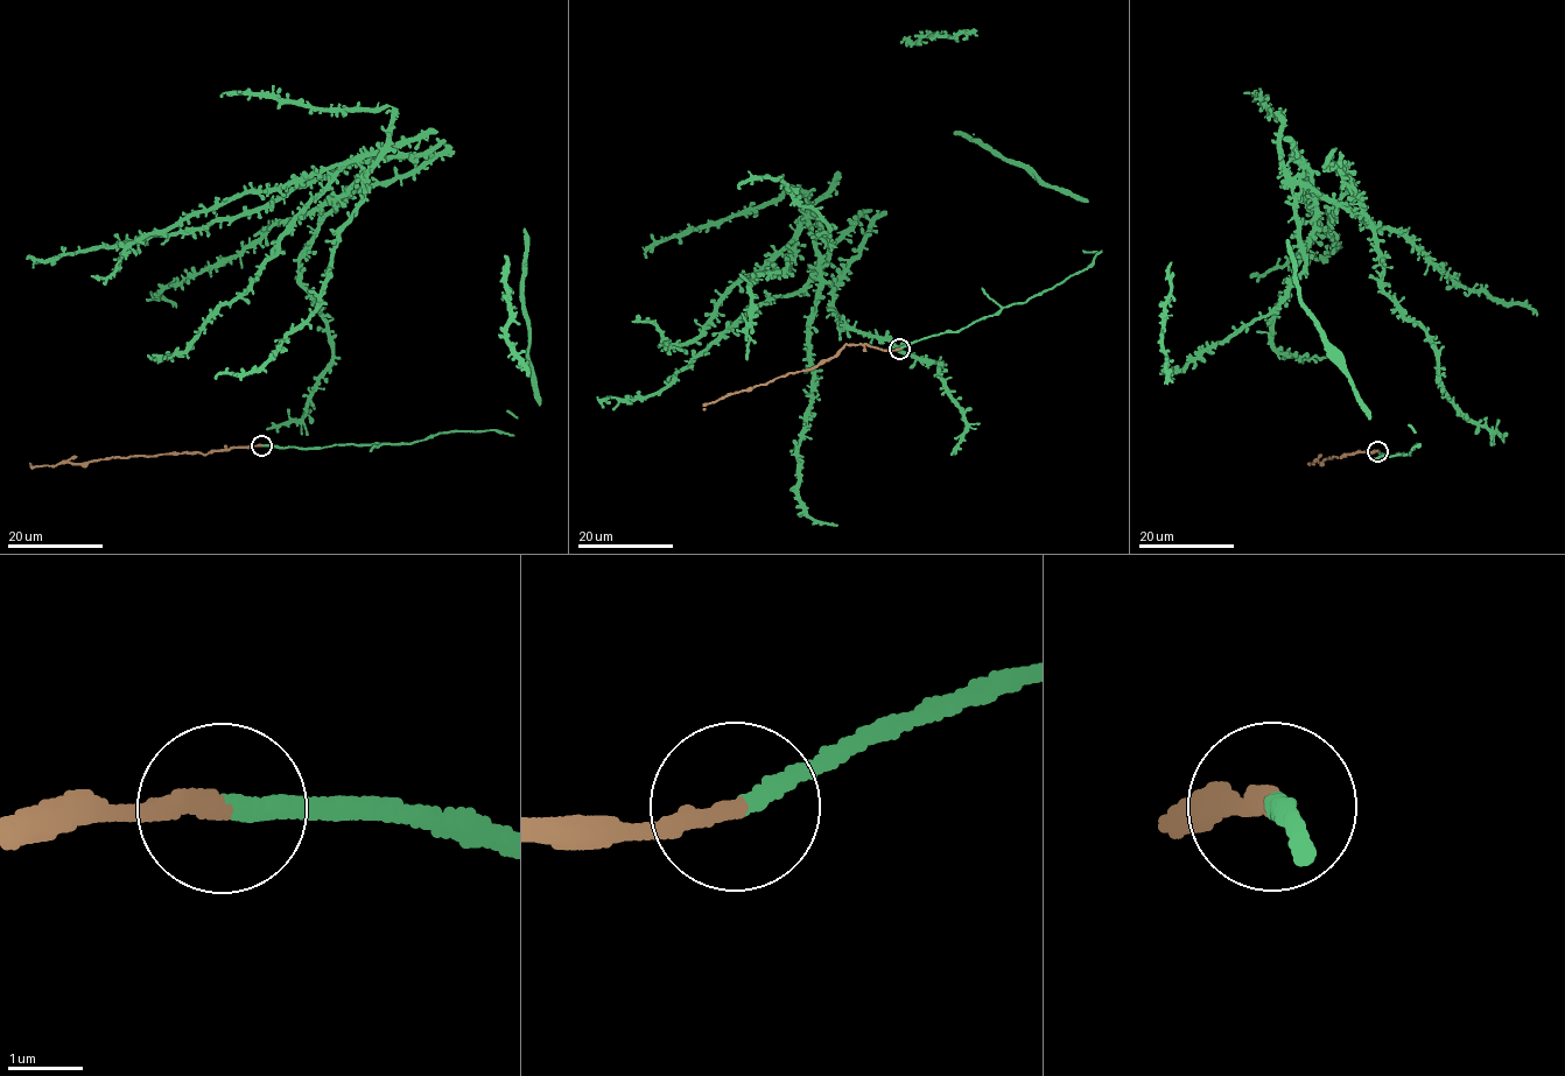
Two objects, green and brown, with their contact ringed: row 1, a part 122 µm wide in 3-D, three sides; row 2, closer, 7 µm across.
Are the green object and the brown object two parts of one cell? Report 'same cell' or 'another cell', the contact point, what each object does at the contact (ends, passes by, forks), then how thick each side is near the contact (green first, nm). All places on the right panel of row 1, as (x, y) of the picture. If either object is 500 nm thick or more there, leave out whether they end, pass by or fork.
same cell; at (1377, 451); green ends there; brown ends there; 260 nm thick on the green side, 280 nm on the other

